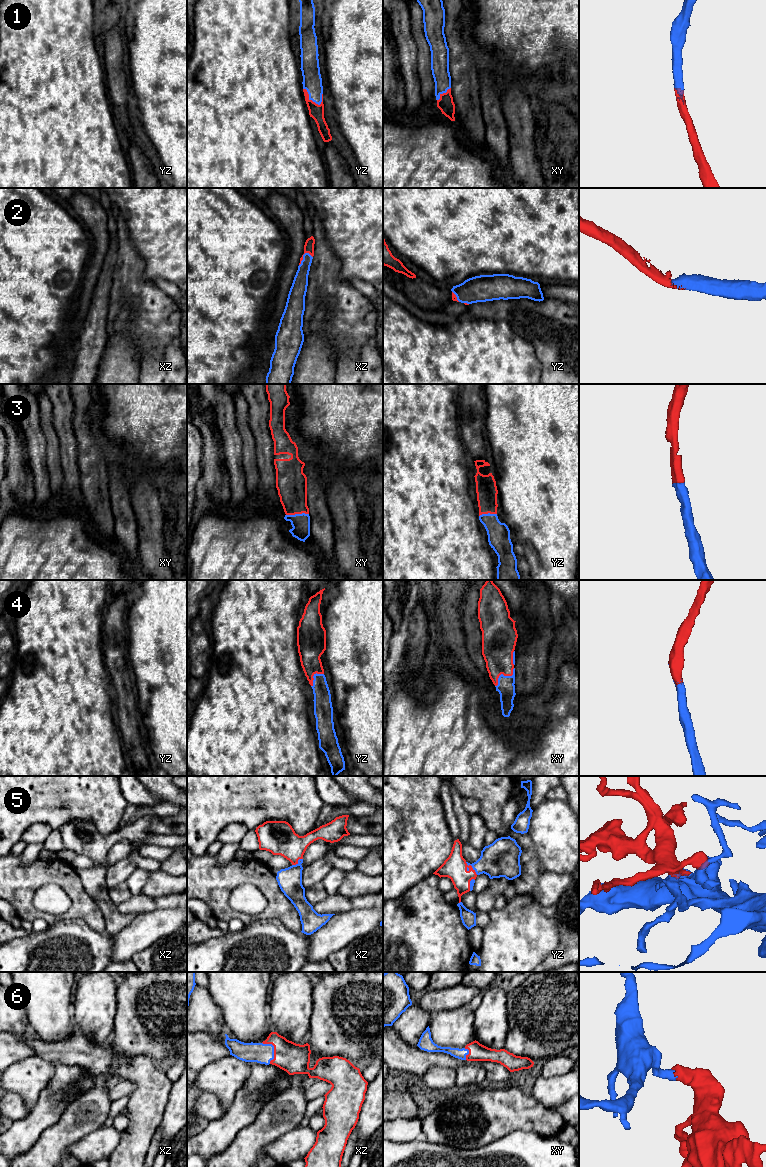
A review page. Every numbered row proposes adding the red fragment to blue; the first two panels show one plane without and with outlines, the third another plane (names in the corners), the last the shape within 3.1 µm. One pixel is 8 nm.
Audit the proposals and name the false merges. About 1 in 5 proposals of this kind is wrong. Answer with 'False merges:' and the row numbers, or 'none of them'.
False merges: none of them

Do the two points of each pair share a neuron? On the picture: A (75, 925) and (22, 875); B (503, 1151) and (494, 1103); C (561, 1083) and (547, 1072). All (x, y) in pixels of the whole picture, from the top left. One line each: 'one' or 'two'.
A: two
B: two
C: two

